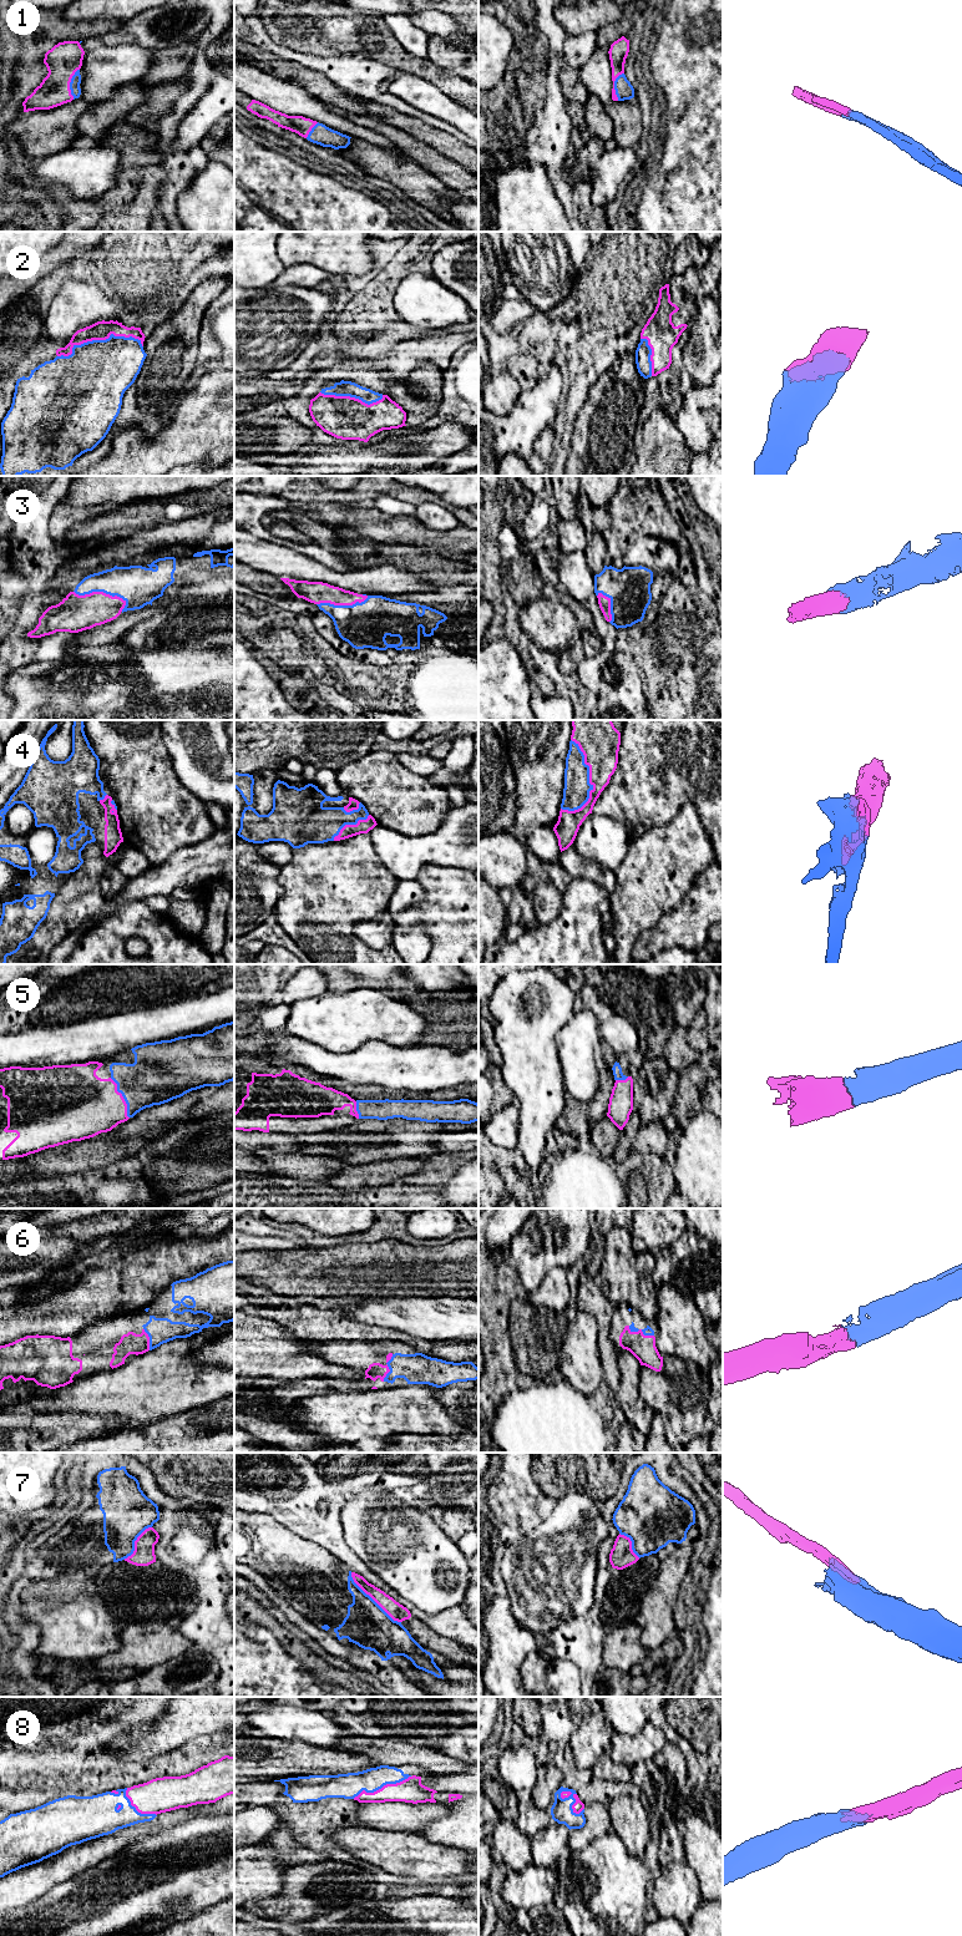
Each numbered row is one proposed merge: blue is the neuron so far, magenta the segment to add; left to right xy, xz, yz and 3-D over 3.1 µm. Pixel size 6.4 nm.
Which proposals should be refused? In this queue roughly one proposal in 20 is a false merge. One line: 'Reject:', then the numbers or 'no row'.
Reject: 7

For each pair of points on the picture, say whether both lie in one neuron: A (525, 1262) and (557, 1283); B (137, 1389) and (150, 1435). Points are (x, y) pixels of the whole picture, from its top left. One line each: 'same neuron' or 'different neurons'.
A: same neuron
B: different neurons

